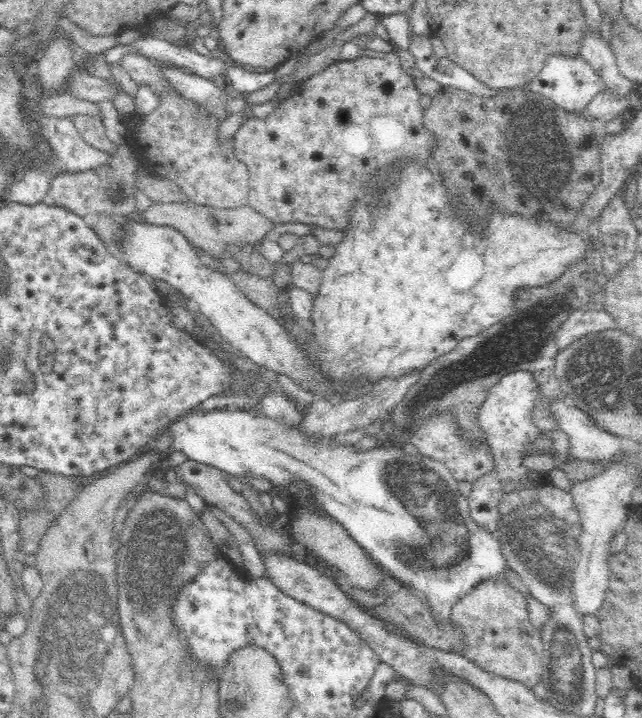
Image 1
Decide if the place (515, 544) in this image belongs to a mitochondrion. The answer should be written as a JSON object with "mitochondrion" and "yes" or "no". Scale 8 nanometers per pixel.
{"mitochondrion":"yes"}

